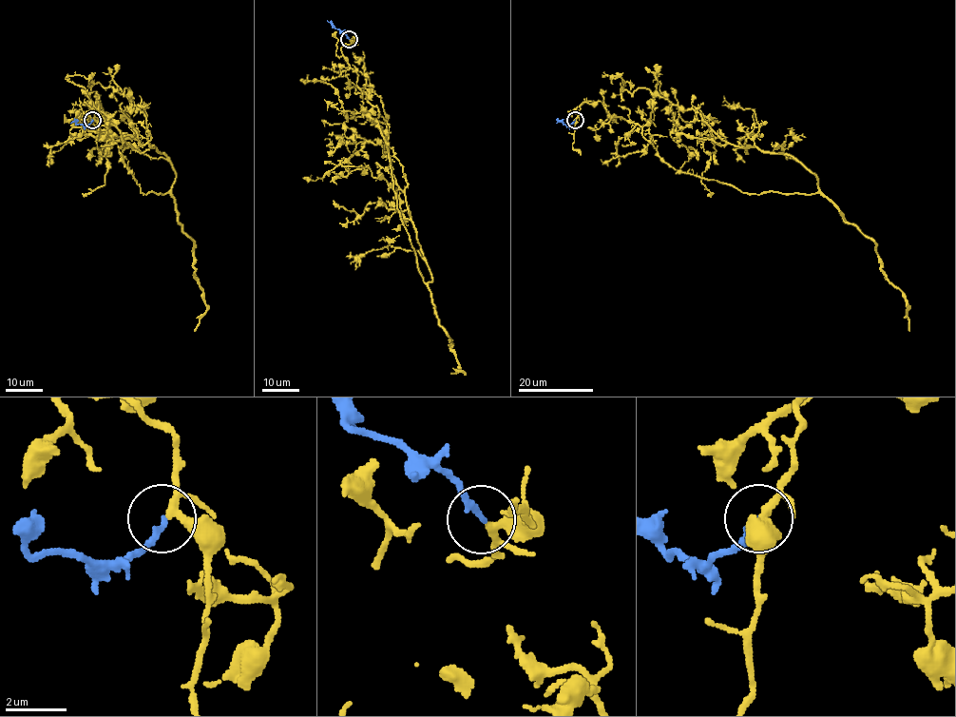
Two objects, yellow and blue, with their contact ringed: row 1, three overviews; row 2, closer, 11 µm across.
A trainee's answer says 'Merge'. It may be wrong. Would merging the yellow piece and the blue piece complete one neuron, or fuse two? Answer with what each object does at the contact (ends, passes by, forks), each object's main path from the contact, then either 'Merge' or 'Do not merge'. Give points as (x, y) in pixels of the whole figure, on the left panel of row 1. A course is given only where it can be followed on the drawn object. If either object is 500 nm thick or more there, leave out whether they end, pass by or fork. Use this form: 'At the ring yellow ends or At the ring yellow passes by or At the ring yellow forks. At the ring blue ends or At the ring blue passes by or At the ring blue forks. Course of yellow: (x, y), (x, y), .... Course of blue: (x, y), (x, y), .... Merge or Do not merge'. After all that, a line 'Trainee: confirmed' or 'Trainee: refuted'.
At the ring yellow forks. At the ring blue ends. Course of yellow: (93, 120), (85, 102), (118, 129), (142, 193), (169, 190), (175, 171), (148, 145), (130, 92), (66, 76). Course of blue: (92, 120), (87, 125), (70, 123). Merge
Trainee: confirmed

